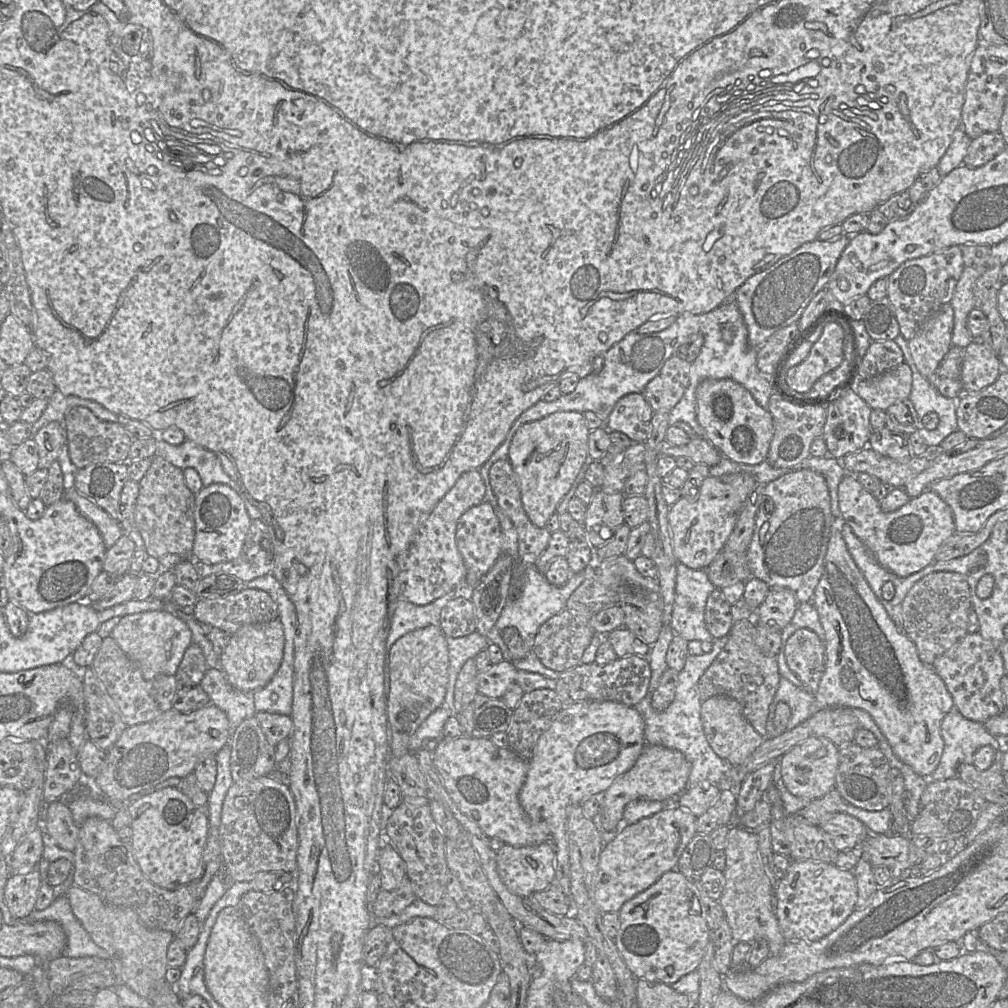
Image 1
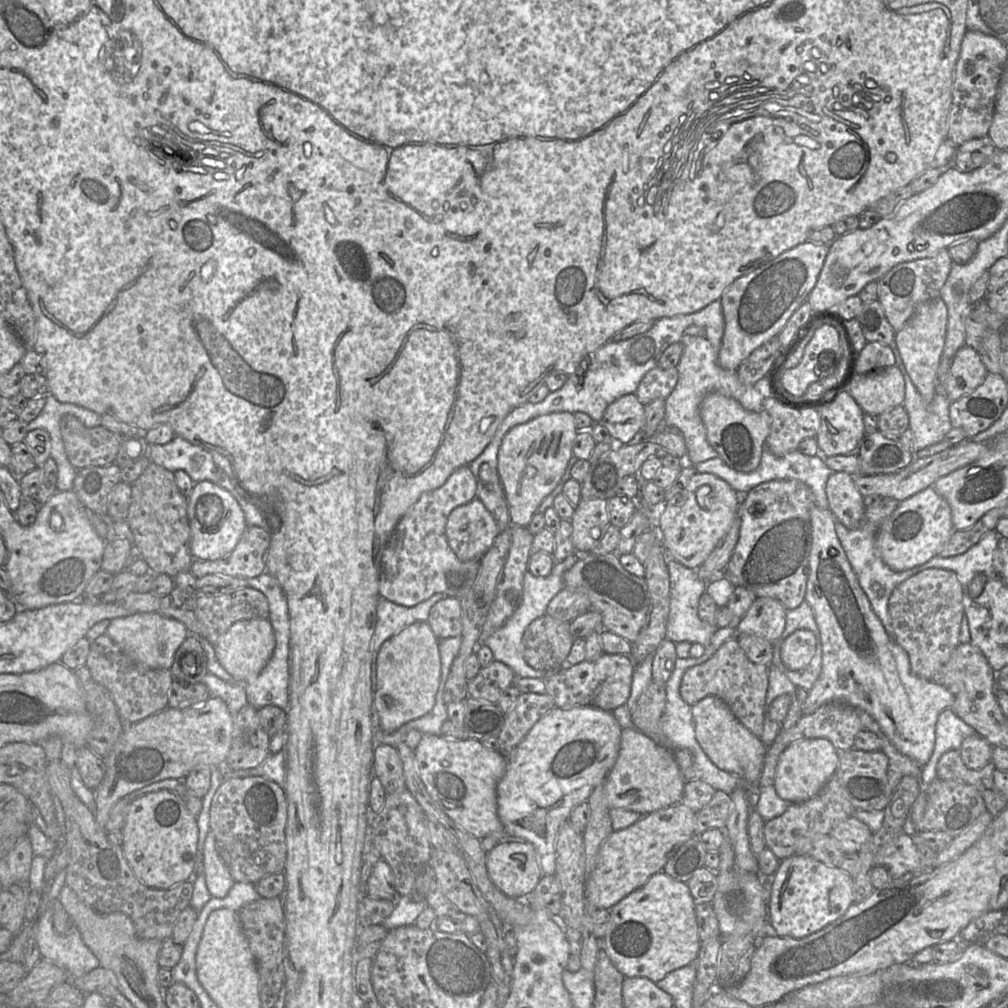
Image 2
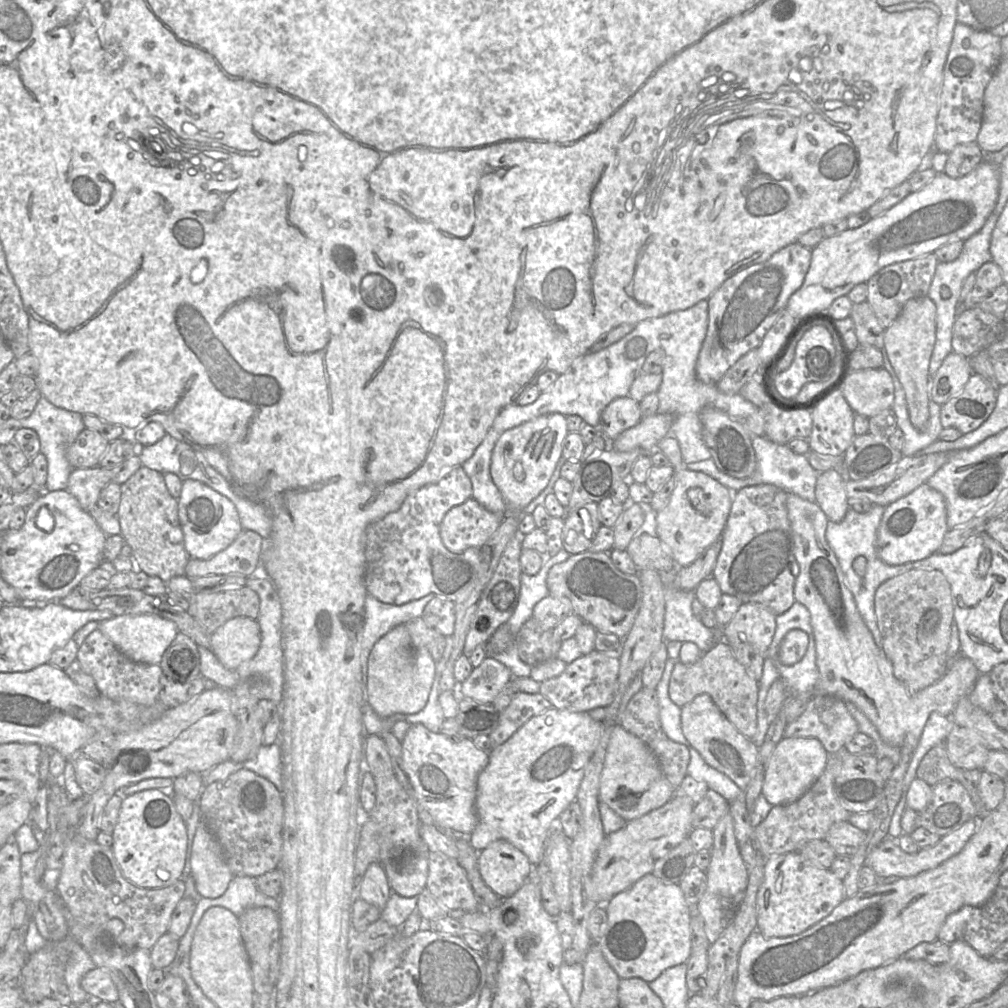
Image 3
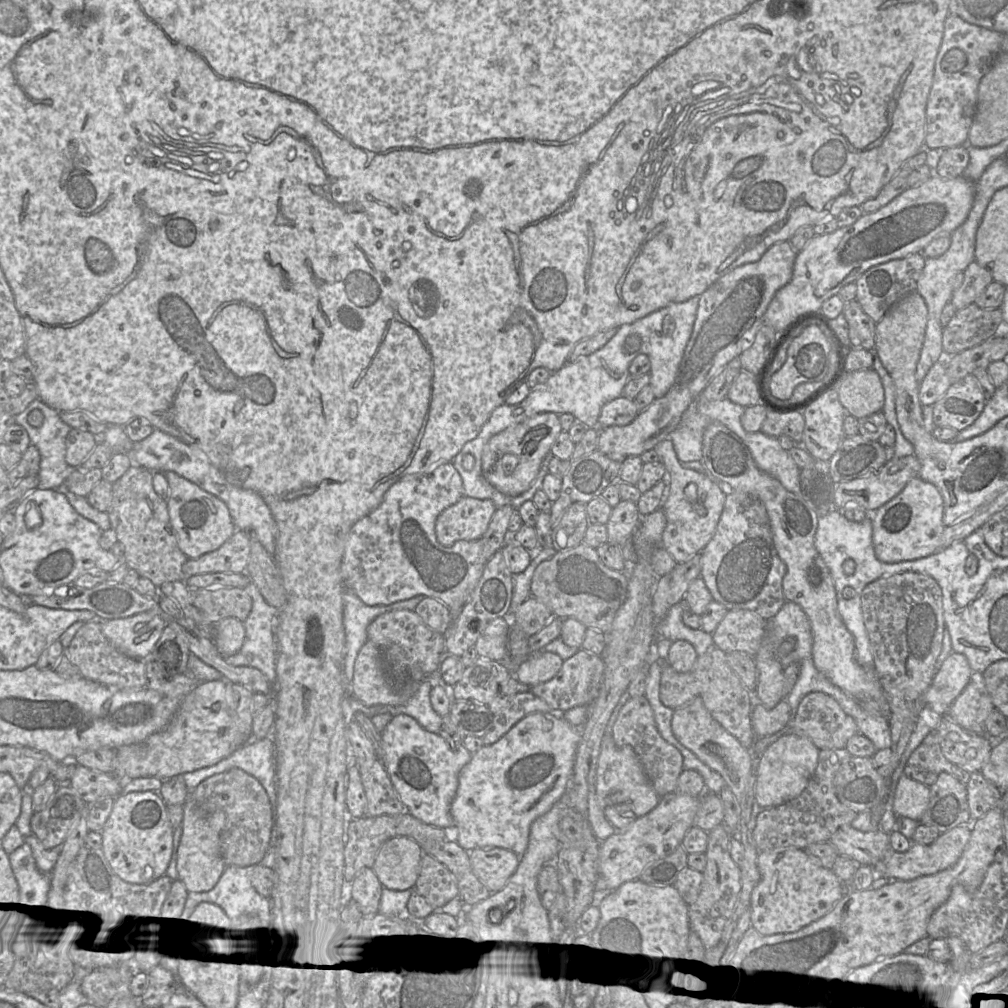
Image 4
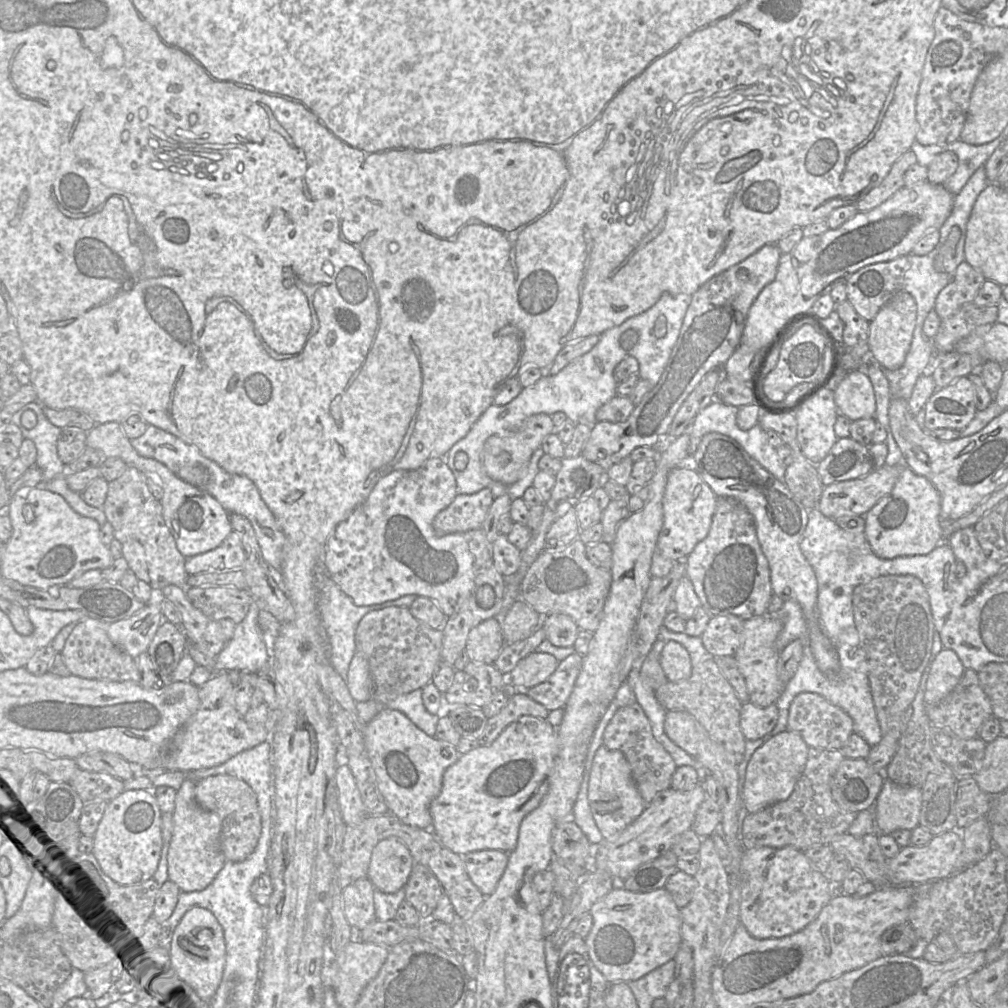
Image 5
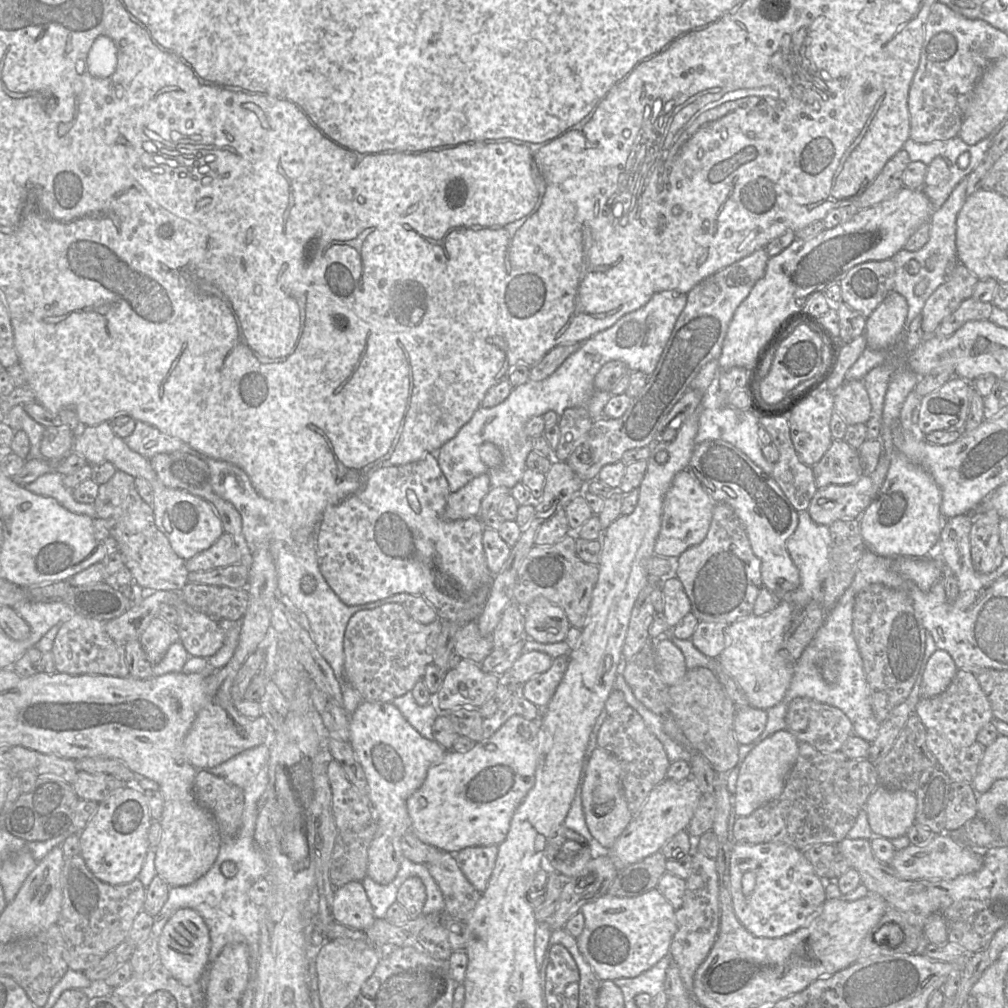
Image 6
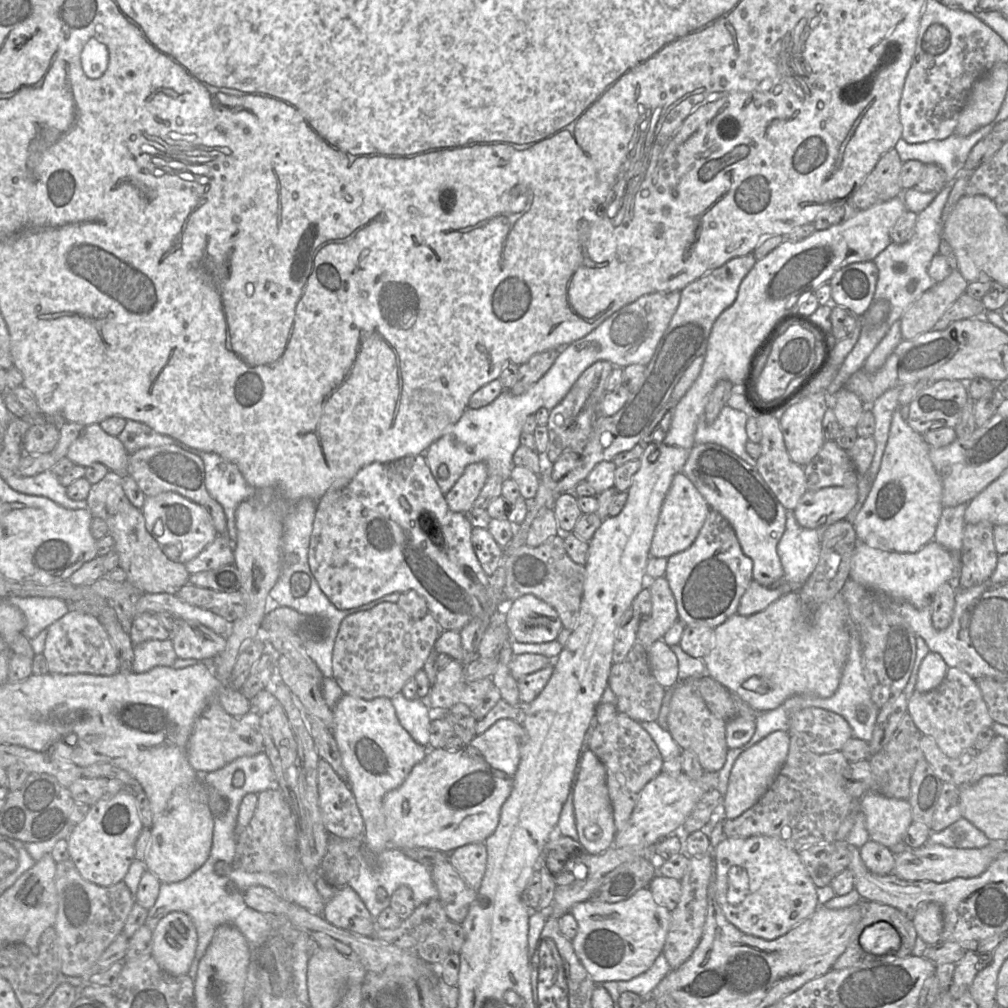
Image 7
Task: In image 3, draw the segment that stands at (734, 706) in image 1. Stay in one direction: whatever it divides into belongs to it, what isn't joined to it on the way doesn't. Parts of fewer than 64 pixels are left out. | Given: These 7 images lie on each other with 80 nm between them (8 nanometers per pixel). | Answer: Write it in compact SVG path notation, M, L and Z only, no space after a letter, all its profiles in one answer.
M701 694L695 697L691 702L682 707L681 711L681 727L685 738L690 743L690 746L696 749L705 762L729 777L742 791L748 788L759 760L759 748L742 733L723 715L716 706L711 696Z

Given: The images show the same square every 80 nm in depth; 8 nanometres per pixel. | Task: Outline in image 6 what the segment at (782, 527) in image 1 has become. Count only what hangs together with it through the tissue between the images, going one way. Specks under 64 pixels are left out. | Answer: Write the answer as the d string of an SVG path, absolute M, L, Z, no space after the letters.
M721 502L716 503L713 508L713 516L707 536L701 543L690 547L677 558L674 574L682 582L690 600L691 613L700 622L731 624L740 618L753 615L755 601L763 587L761 561L751 548L745 526L734 509Z

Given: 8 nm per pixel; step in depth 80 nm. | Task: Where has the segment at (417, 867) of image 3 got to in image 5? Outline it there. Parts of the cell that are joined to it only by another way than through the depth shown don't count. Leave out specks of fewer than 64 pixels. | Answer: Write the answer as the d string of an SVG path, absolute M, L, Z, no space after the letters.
M387 838L373 848L366 877L382 892L395 893L406 886L414 864L410 850L402 841Z

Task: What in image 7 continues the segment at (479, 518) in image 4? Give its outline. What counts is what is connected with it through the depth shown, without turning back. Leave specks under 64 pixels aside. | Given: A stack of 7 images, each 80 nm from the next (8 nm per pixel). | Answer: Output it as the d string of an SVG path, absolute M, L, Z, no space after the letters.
M484 462L468 465L455 485L445 494L449 509L463 514L471 510L487 478L488 470Z

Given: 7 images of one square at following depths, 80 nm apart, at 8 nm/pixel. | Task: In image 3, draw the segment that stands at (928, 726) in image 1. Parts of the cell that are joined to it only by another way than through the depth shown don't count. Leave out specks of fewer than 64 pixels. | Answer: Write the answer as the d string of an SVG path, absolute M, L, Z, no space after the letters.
M793 493L787 494L786 506L793 534L795 559L799 565L799 574L794 583L794 597L796 602L806 606L810 613L816 645L816 664L819 671L818 682L810 693L795 696L787 704L784 703L782 712L787 723L792 723L803 713L813 696L831 695L856 704L872 721L888 744L897 748L911 746L915 749L930 714L936 711L937 683L915 694L910 694L904 684L895 677L892 663L877 644L872 632L858 612L854 595L847 587L845 575L834 551L827 542L828 517L817 503L809 502Z

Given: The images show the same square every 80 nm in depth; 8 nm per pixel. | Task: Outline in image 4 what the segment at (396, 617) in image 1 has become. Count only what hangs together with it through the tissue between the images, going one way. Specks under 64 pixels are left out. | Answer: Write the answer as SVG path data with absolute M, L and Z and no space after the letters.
M351 590L343 591L343 624L345 629L345 656L344 656L344 672L345 676L349 681L349 687L351 680L353 678L354 663L358 652L362 646L368 641L367 638L367 628L369 624L379 615L390 612L393 610L411 610L414 611L418 603L423 600L425 595L418 595L407 600L402 600L388 605L376 605L369 606L362 602L357 595L355 595Z

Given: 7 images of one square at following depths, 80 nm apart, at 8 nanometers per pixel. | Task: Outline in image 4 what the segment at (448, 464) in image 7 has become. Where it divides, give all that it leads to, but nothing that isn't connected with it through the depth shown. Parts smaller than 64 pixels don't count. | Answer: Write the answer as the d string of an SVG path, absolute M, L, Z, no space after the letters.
M694 296L684 302L670 304L631 323L621 325L602 348L590 355L569 361L560 370L552 372L547 381L531 388L529 395L522 402L498 406L477 437L465 443L451 462L462 478L464 496L492 500L497 508L511 505L515 511L525 501L532 500L535 492L541 490L543 477L549 473L547 457L530 488L518 496L511 497L496 489L483 475L482 454L486 443L499 432L544 412L569 413L589 427L598 426L599 414L604 404L623 396L623 389L631 378L629 366L639 354L649 357L649 385L655 398L663 397L675 384L685 347L693 331L699 298L700 296Z

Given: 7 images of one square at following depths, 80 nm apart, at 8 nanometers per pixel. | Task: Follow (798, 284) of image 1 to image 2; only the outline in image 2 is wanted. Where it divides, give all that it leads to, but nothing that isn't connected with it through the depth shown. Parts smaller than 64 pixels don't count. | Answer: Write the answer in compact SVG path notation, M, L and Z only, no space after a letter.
M810 241L800 243L737 278L724 290L719 300L724 317L724 334L718 355L722 368L736 370L755 349L782 331L815 287L829 247L830 244Z

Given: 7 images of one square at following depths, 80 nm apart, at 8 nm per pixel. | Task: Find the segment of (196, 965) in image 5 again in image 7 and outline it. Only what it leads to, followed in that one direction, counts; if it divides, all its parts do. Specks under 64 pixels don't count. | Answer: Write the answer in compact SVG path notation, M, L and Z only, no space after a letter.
M174 911L152 933L152 955L172 975L189 975L197 947L197 932L189 915Z

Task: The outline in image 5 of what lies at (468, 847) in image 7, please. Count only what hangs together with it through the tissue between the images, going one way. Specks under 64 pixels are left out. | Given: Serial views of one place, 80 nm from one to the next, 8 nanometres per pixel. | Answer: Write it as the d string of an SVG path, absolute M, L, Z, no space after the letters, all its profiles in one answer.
M486 849L461 856L472 882L484 896L491 895L505 871L509 853L497 849Z

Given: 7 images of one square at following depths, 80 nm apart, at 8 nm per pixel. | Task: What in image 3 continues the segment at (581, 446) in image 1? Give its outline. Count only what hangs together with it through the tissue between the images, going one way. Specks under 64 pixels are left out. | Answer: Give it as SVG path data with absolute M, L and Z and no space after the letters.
M561 413L541 415L512 427L498 438L492 451L490 476L504 497L508 514L516 517L548 485L556 468L563 463L563 441L569 430L566 416Z

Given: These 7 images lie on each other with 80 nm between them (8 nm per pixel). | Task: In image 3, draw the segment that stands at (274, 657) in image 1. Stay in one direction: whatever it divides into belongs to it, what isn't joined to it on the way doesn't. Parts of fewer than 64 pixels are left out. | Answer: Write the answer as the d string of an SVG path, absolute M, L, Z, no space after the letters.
M236 617L228 620L210 636L211 649L222 665L228 670L236 671L243 663L252 659L261 644L260 626L256 619Z

